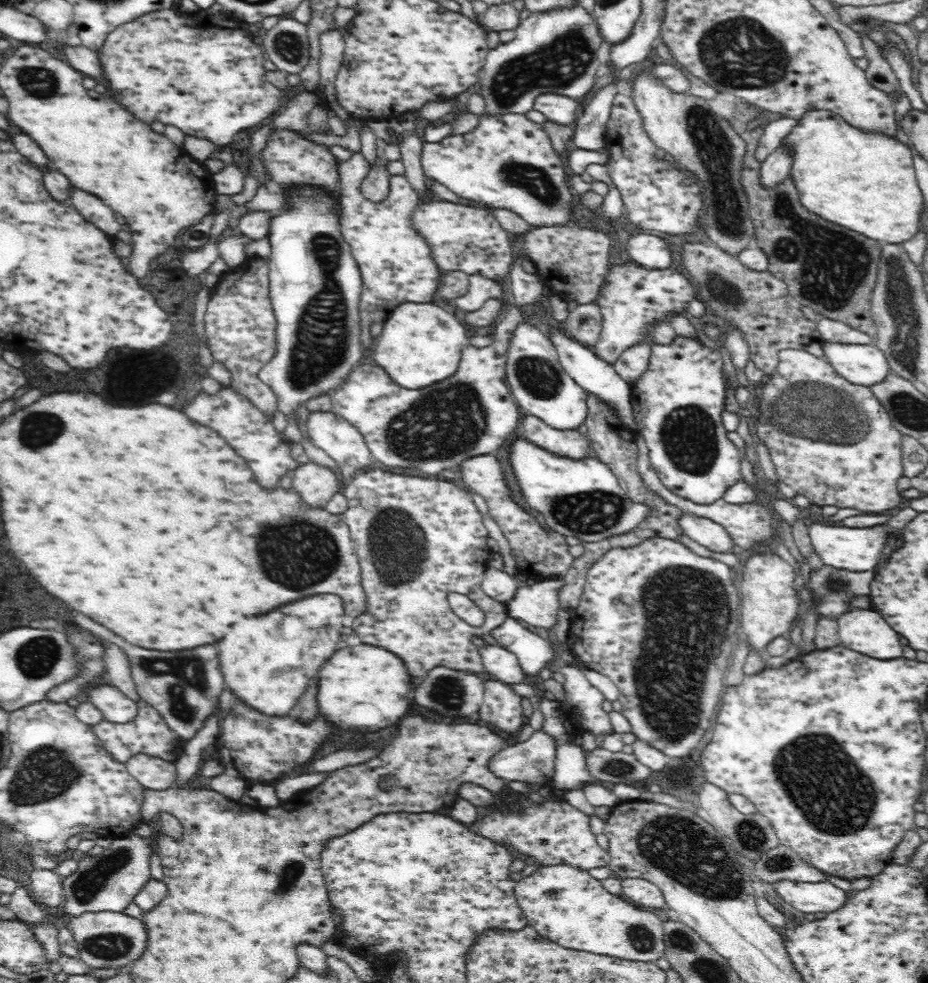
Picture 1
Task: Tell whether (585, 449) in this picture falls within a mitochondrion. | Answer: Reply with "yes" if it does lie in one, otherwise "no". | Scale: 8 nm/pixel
no

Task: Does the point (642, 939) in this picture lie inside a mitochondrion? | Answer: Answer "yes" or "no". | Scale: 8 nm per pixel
yes

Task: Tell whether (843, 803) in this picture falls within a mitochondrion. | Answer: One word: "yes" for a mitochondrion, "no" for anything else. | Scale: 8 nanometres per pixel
yes

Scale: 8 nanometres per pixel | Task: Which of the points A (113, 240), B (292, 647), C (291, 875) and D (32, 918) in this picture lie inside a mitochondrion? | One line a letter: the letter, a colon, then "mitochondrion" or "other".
A: other
B: other
C: mitochondrion
D: other

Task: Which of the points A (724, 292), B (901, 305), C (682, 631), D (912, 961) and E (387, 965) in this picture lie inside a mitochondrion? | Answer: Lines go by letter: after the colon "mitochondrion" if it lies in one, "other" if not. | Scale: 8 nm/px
A: mitochondrion
B: mitochondrion
C: mitochondrion
D: other
E: other

